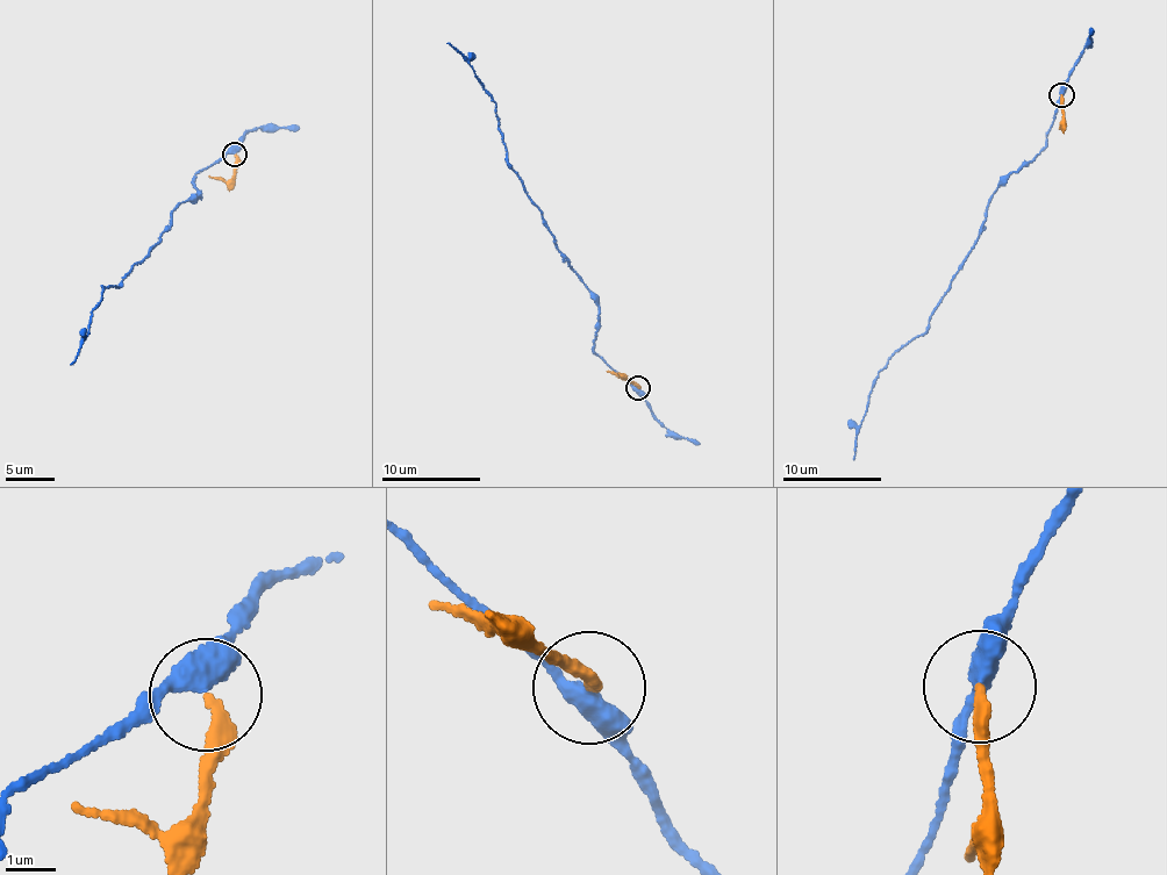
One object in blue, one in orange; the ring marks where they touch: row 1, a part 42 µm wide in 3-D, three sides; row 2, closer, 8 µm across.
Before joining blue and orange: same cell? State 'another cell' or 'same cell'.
another cell

